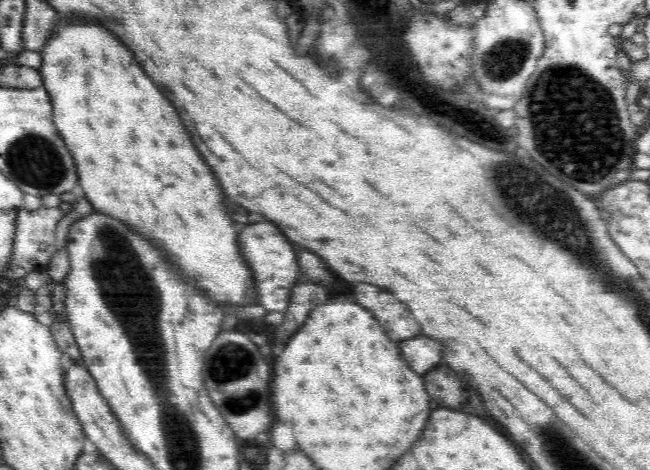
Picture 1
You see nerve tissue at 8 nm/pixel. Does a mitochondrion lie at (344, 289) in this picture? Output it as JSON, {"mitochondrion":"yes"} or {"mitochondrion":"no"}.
{"mitochondrion":"no"}

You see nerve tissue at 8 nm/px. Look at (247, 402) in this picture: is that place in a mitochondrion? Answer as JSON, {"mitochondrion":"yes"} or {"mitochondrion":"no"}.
{"mitochondrion":"yes"}

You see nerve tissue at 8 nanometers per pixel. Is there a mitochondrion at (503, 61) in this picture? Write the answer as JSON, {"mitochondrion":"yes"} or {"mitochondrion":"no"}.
{"mitochondrion":"yes"}

